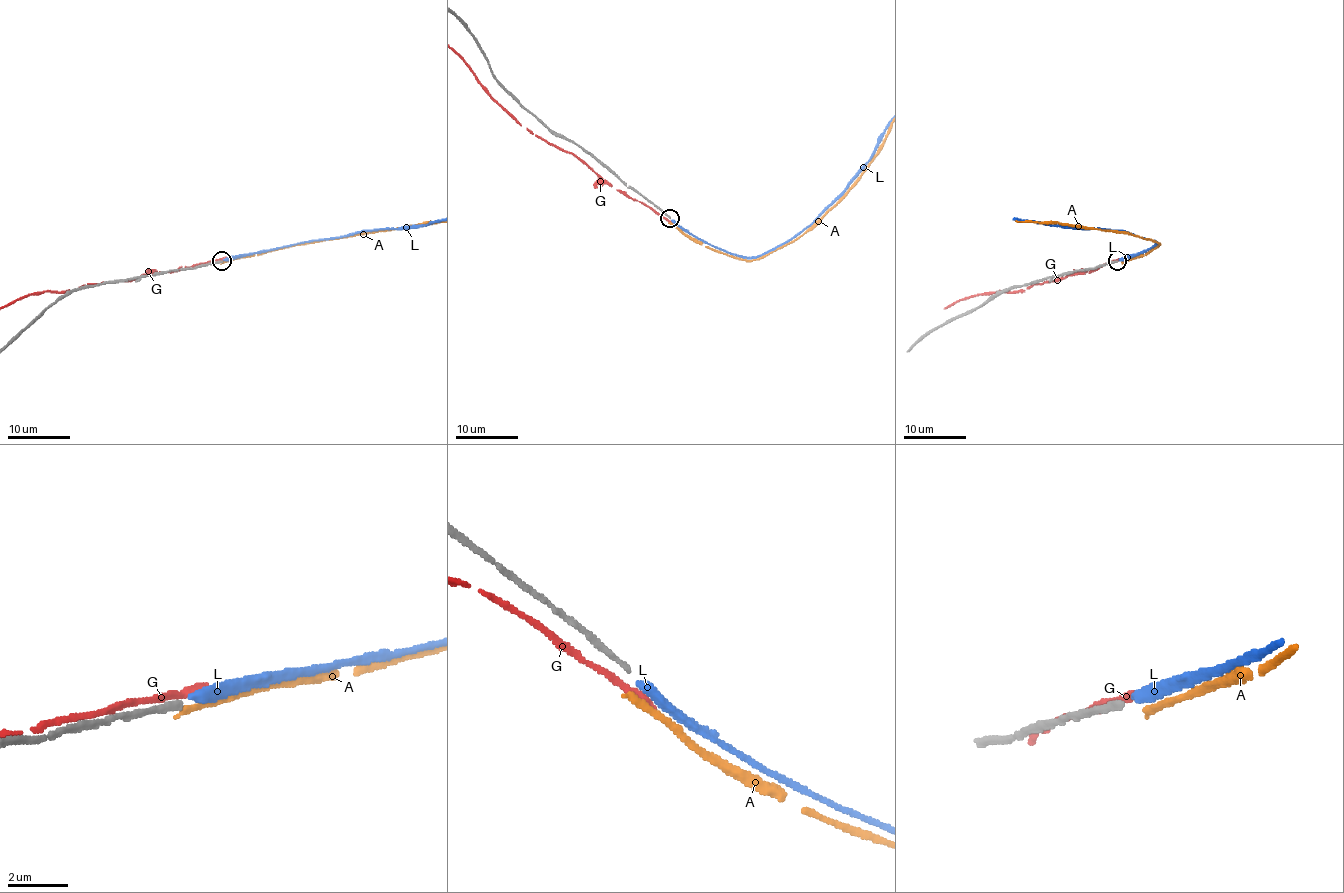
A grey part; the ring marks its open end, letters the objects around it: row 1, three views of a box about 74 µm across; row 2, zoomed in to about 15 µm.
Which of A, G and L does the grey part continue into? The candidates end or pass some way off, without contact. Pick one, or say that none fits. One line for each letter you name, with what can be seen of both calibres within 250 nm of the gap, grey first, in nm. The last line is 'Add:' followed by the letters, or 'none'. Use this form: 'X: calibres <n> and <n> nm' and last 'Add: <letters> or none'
L: calibres 200 and 360 nm
Add: L

